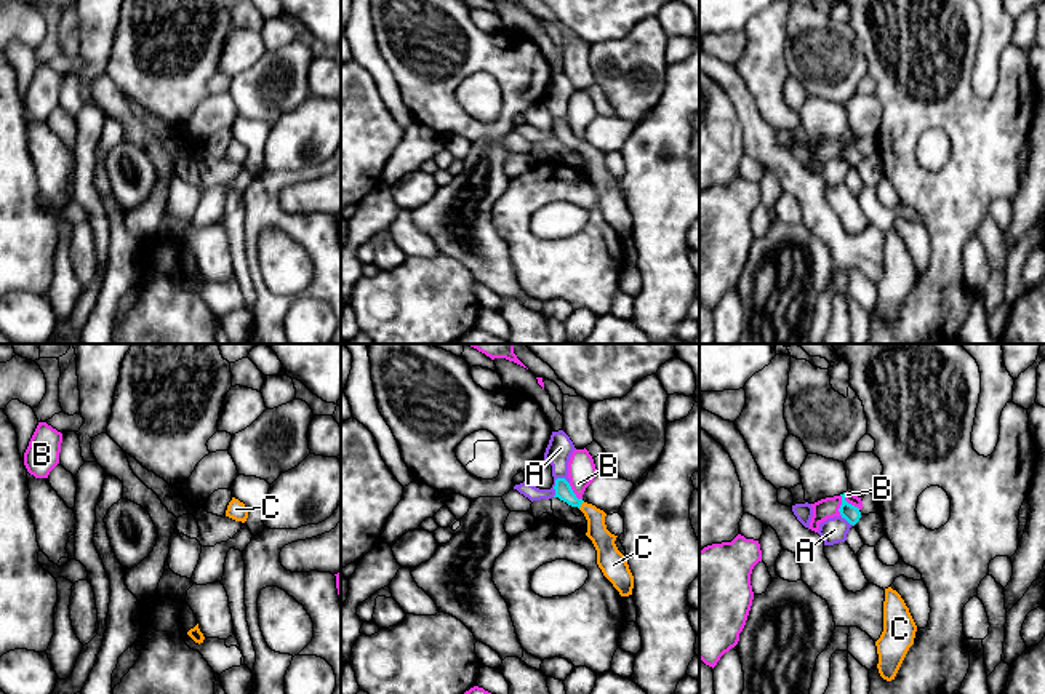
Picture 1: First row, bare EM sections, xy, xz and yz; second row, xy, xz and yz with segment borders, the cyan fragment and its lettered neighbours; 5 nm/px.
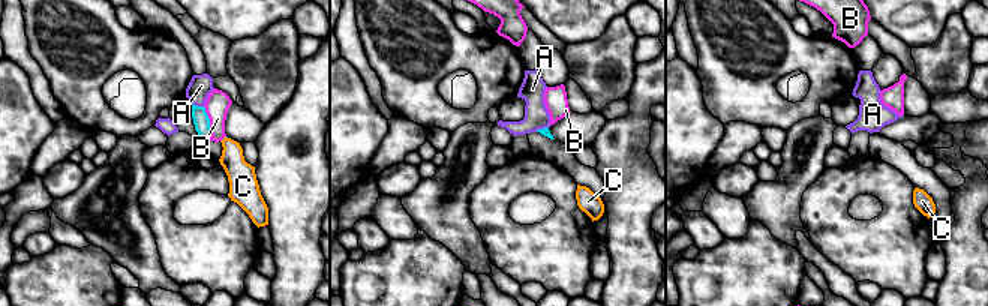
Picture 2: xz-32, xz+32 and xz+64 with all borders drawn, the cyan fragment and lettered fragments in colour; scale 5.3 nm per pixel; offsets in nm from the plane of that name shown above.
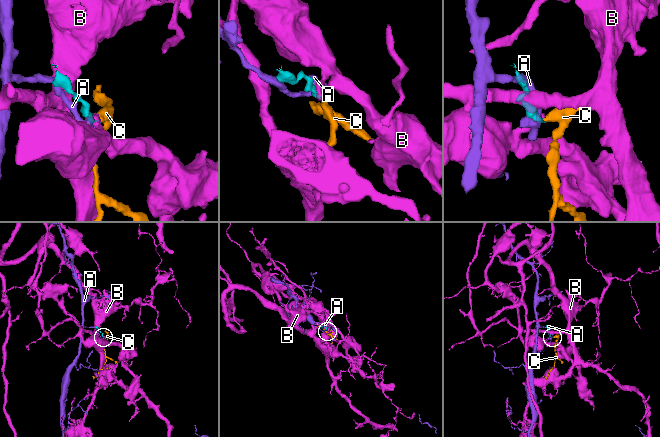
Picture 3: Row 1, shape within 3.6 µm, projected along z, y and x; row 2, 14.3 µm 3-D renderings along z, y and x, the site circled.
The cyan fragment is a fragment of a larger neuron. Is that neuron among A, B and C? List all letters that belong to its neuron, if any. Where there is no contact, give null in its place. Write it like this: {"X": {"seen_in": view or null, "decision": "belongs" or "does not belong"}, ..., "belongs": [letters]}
{"A": {"seen_in": "xz", "decision": "does not belong"}, "B": {"seen_in": "yz", "decision": "does not belong"}, "C": {"seen_in": "xz", "decision": "belongs"}, "belongs": ["C"]}

